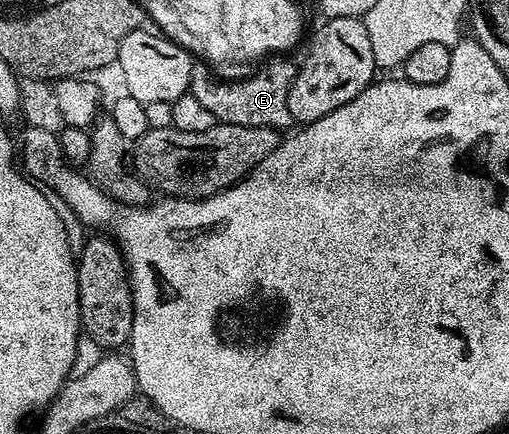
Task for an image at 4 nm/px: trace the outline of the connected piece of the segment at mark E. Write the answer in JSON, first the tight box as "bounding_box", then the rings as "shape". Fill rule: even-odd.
{"bounding_box":[188,61,298,132],"shape":[[[193,61],[188,89],[207,110],[214,112],[217,122],[242,124],[250,128],[268,126],[281,132],[287,131],[293,125],[290,116],[290,88],[294,84],[298,69],[295,61],[268,62],[257,74],[240,78],[237,82],[227,82],[226,79],[212,74],[211,69],[213,67],[207,61]]]}

